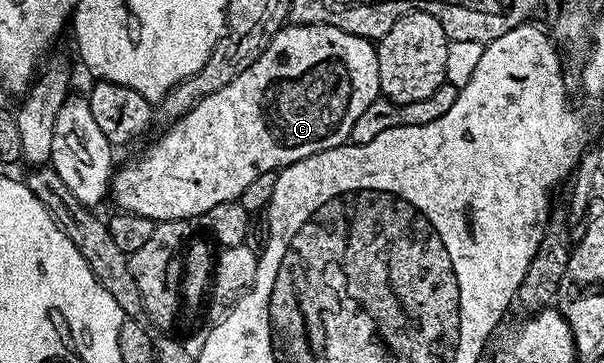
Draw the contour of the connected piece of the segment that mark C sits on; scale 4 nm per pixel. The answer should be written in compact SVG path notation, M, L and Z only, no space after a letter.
M321 23L285 25L266 45L262 54L245 71L238 73L238 77L234 77L234 81L230 81L230 85L222 85L222 89L199 99L182 118L175 120L169 126L172 128L141 159L136 159L133 163L126 164L125 167L117 166L110 180L110 199L117 203L117 208L120 211L129 211L131 215L150 217L157 223L165 223L175 219L195 220L197 217L204 215L206 209L214 209L214 205L239 200L242 189L246 189L246 185L250 185L250 181L254 181L254 177L258 177L258 173L283 169L291 163L302 161L306 157L318 154L320 151L325 151L331 147L345 146L352 134L354 121L358 121L358 117L362 117L363 111L372 103L375 103L379 95L378 57L376 56L376 47L373 40L363 39L357 35L346 33L337 27L322 25Z

